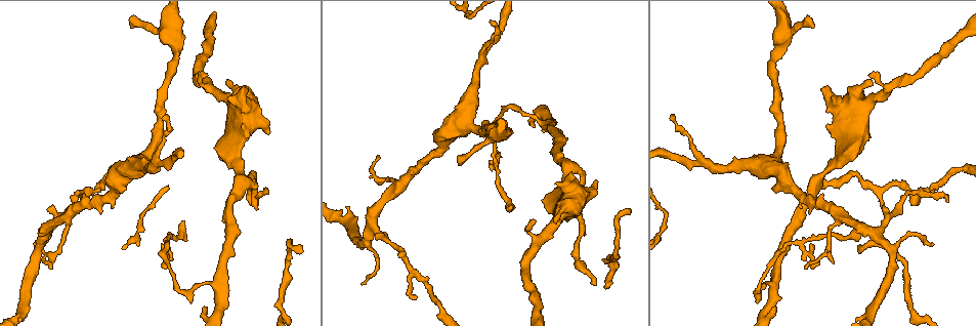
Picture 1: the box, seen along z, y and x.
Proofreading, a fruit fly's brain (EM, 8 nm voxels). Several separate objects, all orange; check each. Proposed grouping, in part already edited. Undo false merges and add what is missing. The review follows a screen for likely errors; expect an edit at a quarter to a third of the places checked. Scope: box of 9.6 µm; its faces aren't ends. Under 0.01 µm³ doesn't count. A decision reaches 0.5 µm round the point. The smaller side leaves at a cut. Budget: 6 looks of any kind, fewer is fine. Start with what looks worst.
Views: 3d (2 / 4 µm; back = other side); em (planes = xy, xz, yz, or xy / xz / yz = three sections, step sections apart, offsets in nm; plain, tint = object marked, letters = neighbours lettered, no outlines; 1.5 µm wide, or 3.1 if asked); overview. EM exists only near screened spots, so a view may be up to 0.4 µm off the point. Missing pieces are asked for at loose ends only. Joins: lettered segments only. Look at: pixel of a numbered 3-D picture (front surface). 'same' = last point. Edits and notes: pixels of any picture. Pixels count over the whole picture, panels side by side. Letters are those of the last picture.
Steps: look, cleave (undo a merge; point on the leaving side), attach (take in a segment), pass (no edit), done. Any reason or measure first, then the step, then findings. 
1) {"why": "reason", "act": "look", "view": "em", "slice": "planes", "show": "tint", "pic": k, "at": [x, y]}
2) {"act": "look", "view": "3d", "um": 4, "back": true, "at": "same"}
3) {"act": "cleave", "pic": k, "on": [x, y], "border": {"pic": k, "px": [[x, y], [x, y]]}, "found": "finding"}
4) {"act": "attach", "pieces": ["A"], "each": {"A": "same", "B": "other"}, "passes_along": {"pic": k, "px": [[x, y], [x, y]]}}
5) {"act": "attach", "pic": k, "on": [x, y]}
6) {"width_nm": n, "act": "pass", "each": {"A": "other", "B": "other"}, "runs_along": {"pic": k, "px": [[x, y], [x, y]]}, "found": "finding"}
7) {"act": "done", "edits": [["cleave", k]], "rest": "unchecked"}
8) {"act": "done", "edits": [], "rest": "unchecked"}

{"why": "tapers out", "act": "look", "view": "3d", "um": 2, "pic": 1, "at": [35, 243]}

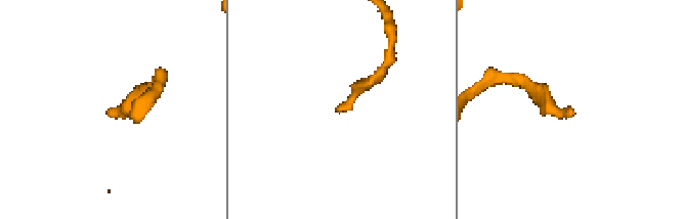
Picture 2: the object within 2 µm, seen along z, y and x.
{"why": "shape alone is not enough", "act": "look", "view": "em", "slice": "yz", "step": 4, "show": "letters", "pic": 2, "at": [575, 113]}

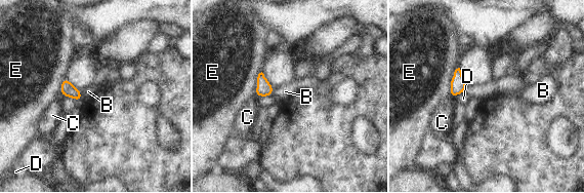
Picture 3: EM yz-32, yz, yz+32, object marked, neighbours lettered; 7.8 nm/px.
{"act": "pass", "each": {"B": "other", "C": "other", "D": "other", "E": "other"}, "border": {"pic": 3, "px": [[79, 90], [82, 100]]}, "found": "none of them fits"}

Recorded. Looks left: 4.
{"why": "free end", "act": "look", "view": "em", "slice": "planes", "show": "letters", "pic": 1, "at": [597, 180]}

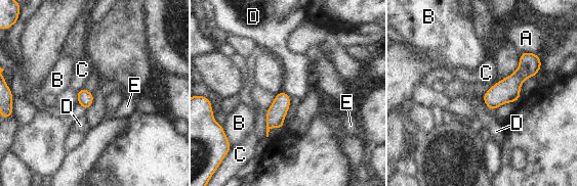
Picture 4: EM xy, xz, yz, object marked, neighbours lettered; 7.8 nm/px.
{"act": "pass", "each": {"A": "other", "B": "other", "C": "other", "D": "other", "E": "other"}, "border": {"pic": 4, "px": [[481, 98], [489, 110]]}, "found": "no lettered segment goes on from it"}

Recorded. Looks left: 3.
{"why": "free end", "act": "look", "view": "3d", "um": 2, "back": true, "pic": 1, "at": [631, 211]}

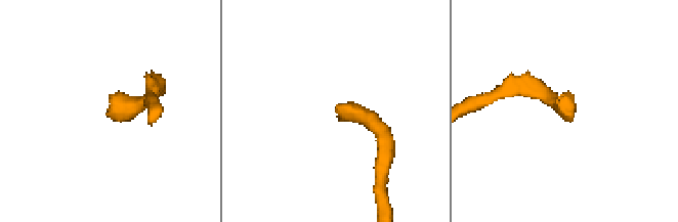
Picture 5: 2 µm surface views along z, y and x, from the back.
{"act": "look", "view": "em", "slice": "xz", "step": 8, "show": "tint", "pic": 5, "at": [335, 110]}

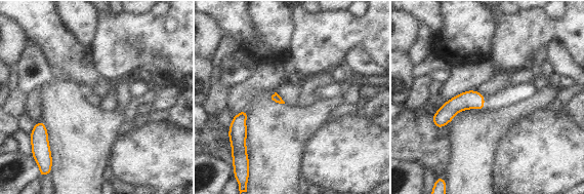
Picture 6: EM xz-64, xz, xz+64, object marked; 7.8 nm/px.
{"act": "look", "view": "em", "slice": "xz", "step": 8, "show": "letters", "at": "same"}

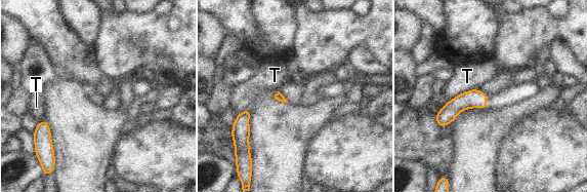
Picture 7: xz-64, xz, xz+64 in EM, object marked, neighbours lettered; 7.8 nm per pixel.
{"width_nm": 130, "act": "pass", "each": {"T": "other"}, "border": {"pic": 7, "px": [[478, 88], [464, 90], [445, 104]]}, "found": "no lettered segment goes on from it"}

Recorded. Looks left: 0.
{"act": "done", "edits": [], "rest": "unchecked"}

